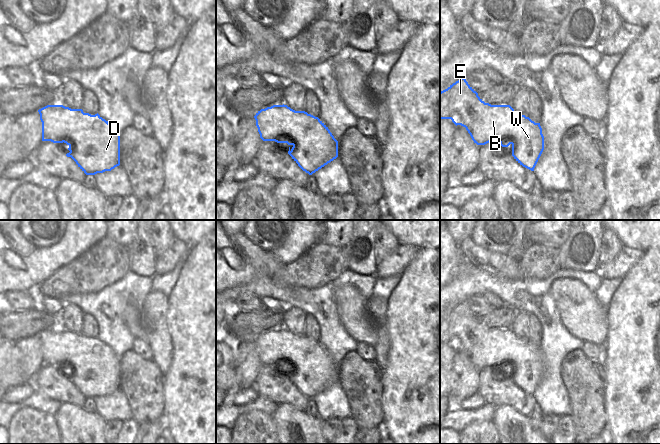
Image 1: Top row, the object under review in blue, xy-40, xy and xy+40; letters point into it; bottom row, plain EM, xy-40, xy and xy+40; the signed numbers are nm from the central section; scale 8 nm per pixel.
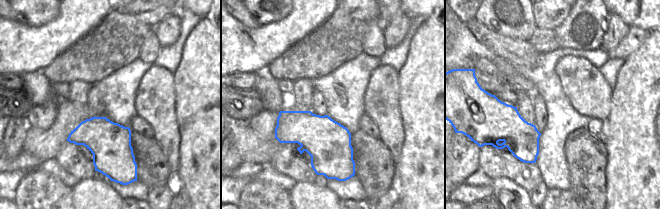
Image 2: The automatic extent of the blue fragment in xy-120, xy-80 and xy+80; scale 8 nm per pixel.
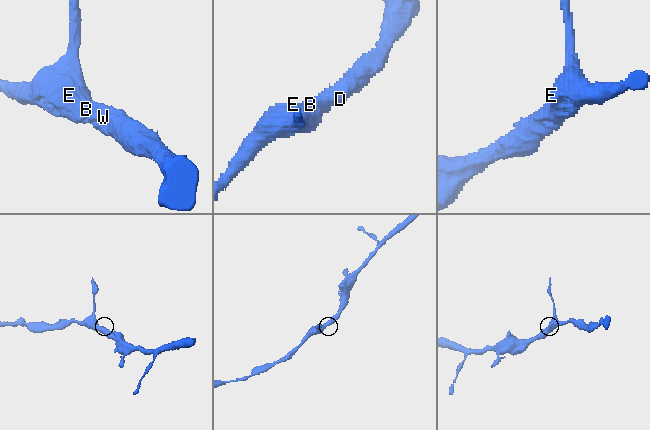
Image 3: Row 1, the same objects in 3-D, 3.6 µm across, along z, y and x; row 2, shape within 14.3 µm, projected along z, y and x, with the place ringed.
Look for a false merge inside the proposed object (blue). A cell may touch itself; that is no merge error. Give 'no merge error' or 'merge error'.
no merge error

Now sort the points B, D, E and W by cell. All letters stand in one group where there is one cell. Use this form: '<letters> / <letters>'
B D E W

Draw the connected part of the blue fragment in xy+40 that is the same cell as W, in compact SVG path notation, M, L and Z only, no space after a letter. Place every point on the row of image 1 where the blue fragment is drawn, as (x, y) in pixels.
M461 78L440 92L440 119L451 119L457 126L466 128L477 145L499 141L502 147L512 145L512 156L523 167L534 171L544 150L544 136L540 123L517 113L510 105L491 105L485 103L478 93Z

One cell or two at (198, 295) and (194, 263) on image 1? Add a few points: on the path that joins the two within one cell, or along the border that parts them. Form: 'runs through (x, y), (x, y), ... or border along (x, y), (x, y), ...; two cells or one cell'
runs through (198, 287), (198, 271); one cell

